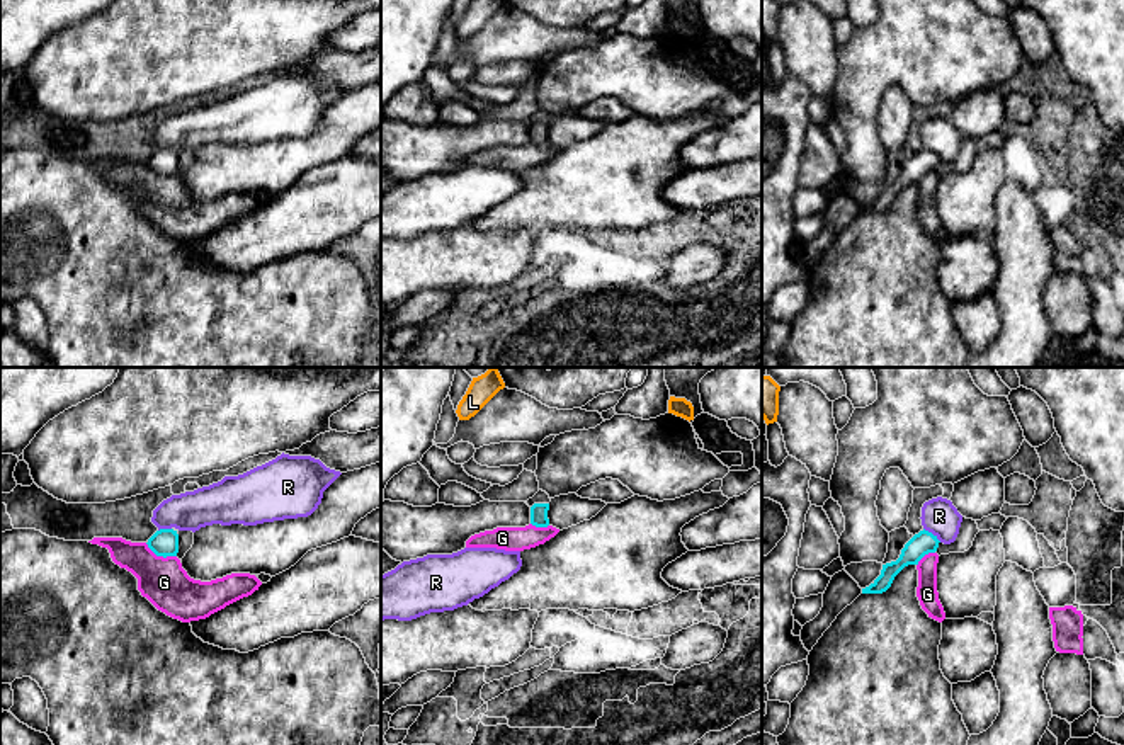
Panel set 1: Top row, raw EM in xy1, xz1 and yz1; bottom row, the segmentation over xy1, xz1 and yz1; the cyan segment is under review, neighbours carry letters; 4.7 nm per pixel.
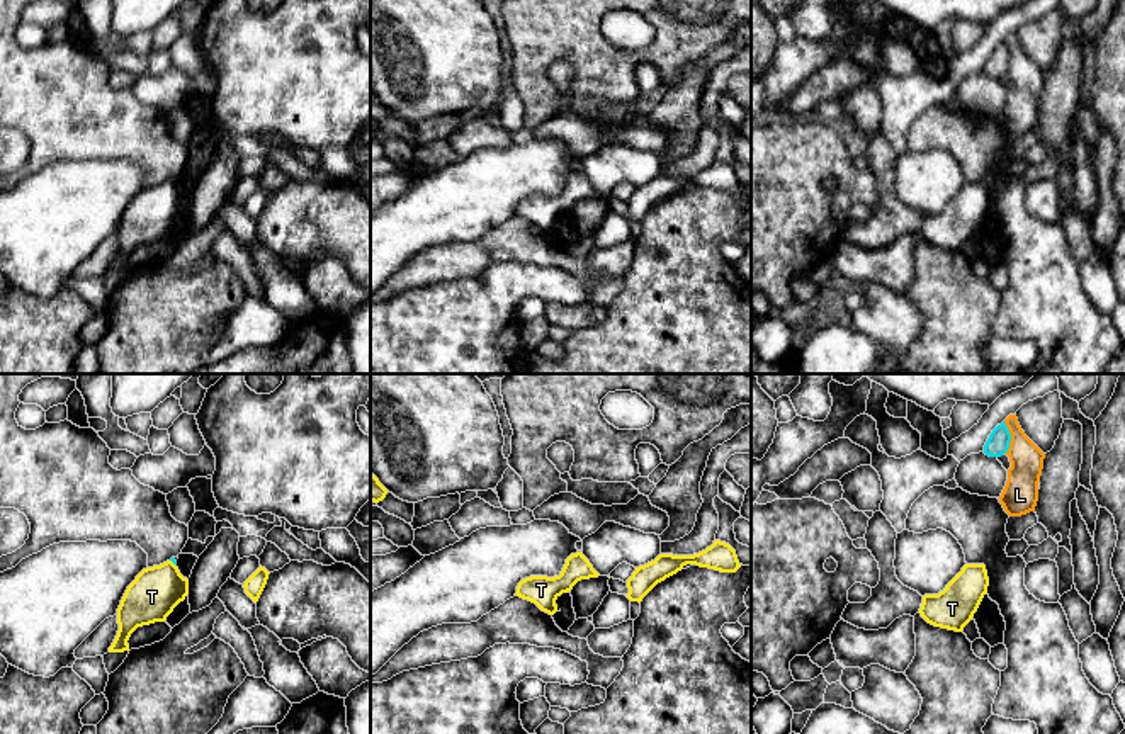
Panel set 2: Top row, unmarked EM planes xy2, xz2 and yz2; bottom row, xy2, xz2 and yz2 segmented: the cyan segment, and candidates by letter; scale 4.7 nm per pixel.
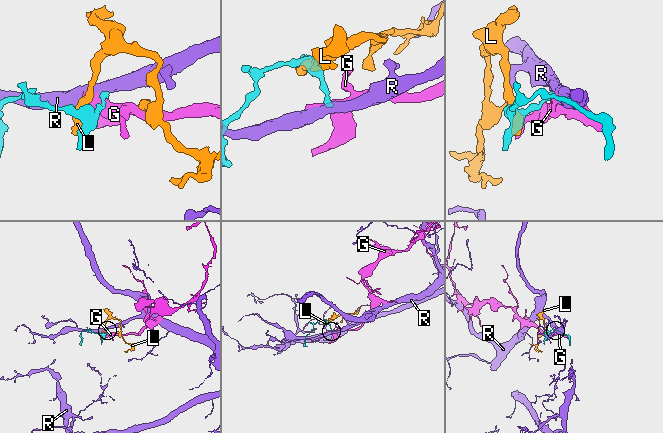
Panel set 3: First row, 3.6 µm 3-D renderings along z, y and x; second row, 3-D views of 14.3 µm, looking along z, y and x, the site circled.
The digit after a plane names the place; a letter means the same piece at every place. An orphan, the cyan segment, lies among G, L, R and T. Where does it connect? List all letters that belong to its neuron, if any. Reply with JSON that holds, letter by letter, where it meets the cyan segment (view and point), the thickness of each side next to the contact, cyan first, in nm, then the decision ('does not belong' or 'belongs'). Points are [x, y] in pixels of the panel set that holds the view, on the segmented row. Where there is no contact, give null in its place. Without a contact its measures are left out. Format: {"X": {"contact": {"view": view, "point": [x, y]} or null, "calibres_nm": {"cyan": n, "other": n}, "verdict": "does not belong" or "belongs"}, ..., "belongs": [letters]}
{"G": {"contact": {"view": "xy1", "point": [160, 555]}, "calibres_nm": {"cyan": 130, "other": 220}, "verdict": "does not belong"}, "L": {"contact": {"view": "yz2", "point": [1010, 437]}, "calibres_nm": {"cyan": 110, "other": 160}, "verdict": "does not belong"}, "R": {"contact": {"view": "yz1", "point": [930, 533]}, "calibres_nm": {"cyan": 110, "other": 170}, "verdict": "does not belong"}, "T": {"contact": {"view": "xy2", "point": [172, 561]}, "calibres_nm": {"cyan": 20, "other": 240}, "verdict": "belongs"}, "belongs": ["T"]}

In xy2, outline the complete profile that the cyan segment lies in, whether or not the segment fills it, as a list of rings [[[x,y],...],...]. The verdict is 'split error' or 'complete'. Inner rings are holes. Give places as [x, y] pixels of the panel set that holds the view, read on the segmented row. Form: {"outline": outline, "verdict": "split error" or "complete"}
{"outline": [[[175,557],[143,569],[127,586],[117,608],[117,635],[109,652],[129,651],[131,634],[143,625],[165,622],[189,595],[189,579],[177,567]]], "verdict": "split error"}

